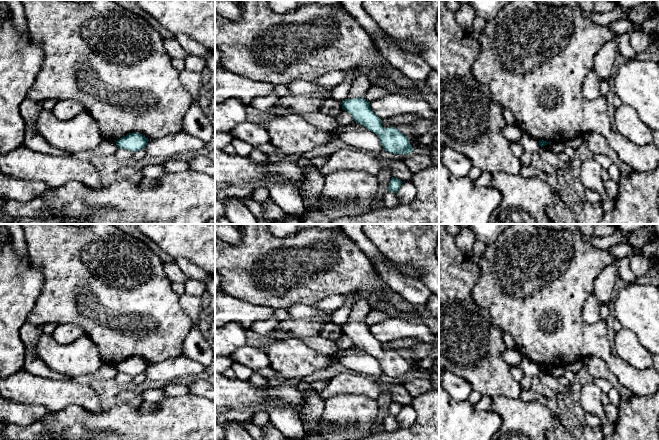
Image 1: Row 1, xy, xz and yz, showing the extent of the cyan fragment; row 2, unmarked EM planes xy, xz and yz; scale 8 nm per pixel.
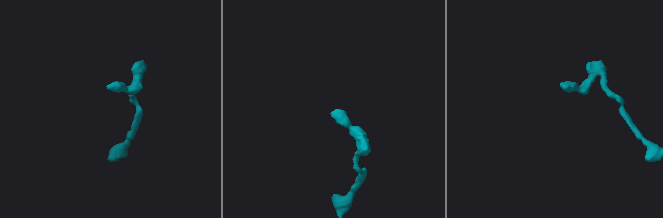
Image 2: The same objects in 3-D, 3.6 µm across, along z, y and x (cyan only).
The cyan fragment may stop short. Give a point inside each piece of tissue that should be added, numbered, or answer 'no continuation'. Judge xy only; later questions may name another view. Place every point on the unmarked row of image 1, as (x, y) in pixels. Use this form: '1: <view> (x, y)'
no continuation

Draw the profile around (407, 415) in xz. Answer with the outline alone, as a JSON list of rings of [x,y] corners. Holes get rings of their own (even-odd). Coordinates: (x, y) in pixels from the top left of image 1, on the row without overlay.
[[[405,405],[401,408],[396,420],[399,428],[411,427],[416,420],[416,412],[411,405]]]

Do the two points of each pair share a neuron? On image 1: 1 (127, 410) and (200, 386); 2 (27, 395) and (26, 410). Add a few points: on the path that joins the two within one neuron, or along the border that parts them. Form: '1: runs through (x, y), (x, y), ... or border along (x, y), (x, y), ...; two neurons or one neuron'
1: border along (190, 393), (204, 398); two neurons
2: border along (10, 399), (16, 402), (40, 404), (48, 412); two neurons

